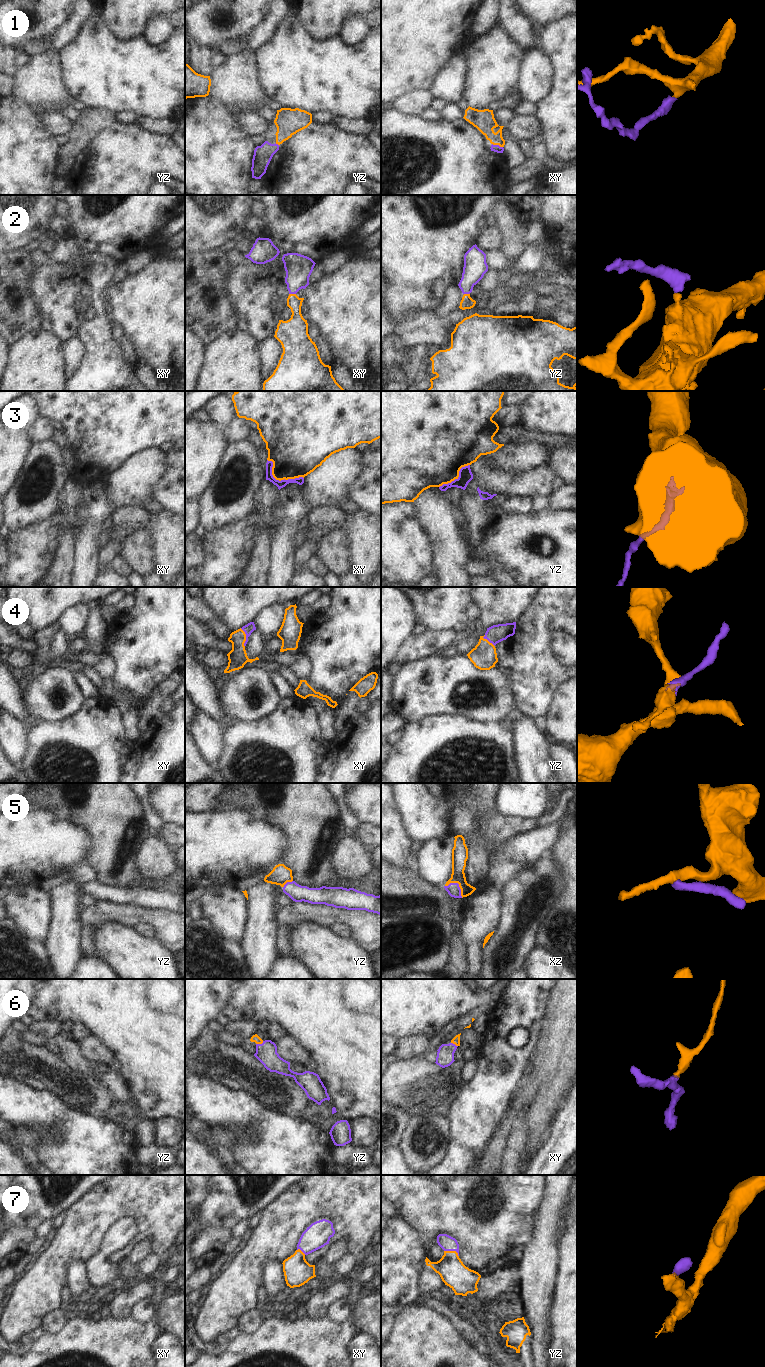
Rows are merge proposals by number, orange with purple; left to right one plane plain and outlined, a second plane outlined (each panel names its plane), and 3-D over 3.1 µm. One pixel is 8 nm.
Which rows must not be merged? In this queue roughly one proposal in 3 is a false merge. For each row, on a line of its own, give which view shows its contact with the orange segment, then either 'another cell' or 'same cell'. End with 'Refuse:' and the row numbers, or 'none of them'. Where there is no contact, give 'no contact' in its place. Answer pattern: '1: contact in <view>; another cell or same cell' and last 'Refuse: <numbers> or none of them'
1: contact in xy; same cell
2: contact in xy; same cell
3: contact in xy; another cell
4: contact in xy; same cell
5: contact in xz; another cell
6: contact in yz; same cell
7: contact in yz; same cell
Refuse: 3, 5

